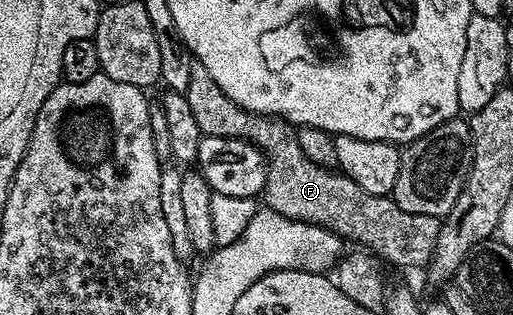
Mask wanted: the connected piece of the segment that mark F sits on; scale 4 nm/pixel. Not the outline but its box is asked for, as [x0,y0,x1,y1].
[185,63,442,270]

